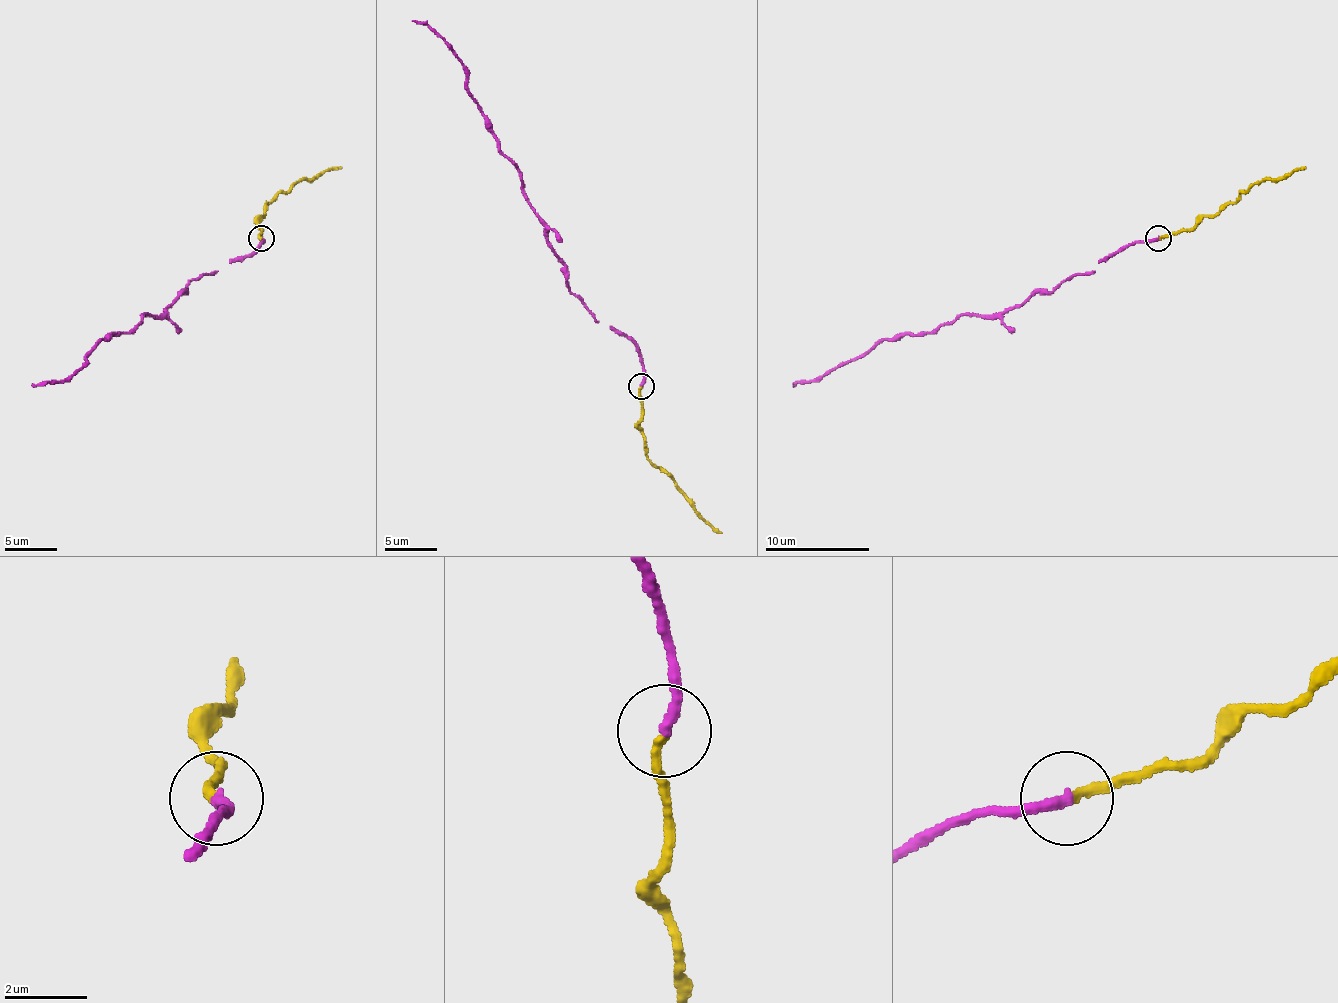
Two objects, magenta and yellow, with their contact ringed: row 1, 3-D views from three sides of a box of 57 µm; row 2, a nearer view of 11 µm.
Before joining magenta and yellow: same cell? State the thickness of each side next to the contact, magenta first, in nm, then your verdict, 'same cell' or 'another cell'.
280 nm thick on the magenta side, 240 nm on the other; same cell

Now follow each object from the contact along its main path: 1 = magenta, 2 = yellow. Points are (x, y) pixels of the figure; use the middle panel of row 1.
1: (642, 385), (639, 349), (598, 323), (569, 289), (566, 265), (468, 89), (465, 65), (426, 24), (413, 21)
2: (642, 388), (639, 429), (644, 455), (722, 533)

